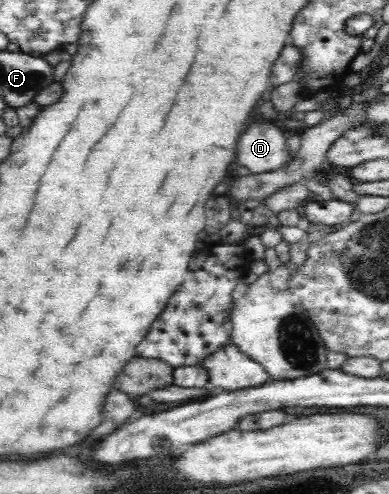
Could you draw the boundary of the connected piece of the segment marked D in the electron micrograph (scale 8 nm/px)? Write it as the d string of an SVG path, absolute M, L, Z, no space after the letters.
M269 118L251 122L235 142L235 158L253 174L275 170L291 161L286 137L283 127L273 125Z

